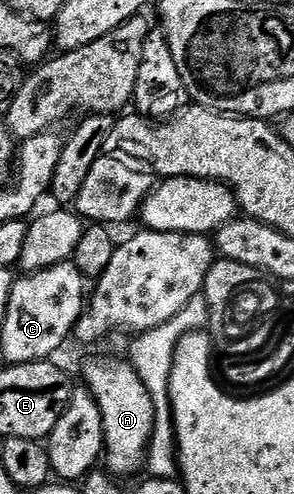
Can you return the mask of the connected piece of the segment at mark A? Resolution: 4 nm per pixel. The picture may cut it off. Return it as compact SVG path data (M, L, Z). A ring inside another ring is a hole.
M90 355L82 363L82 379L85 386L92 393L96 405L100 405L100 415L104 421L104 463L115 476L122 477L125 471L134 471L143 466L146 452L150 445L150 438L154 432L154 406L152 397L148 397L148 389L144 381L140 381L140 373L130 364L129 358L118 355Z

